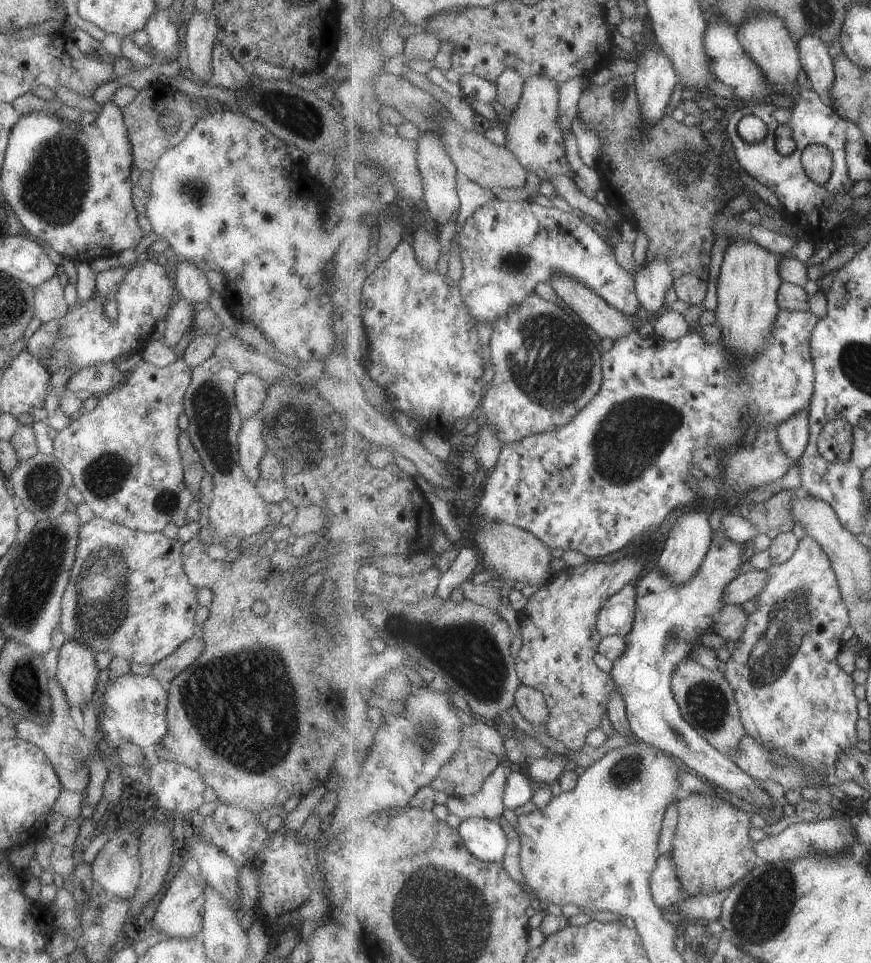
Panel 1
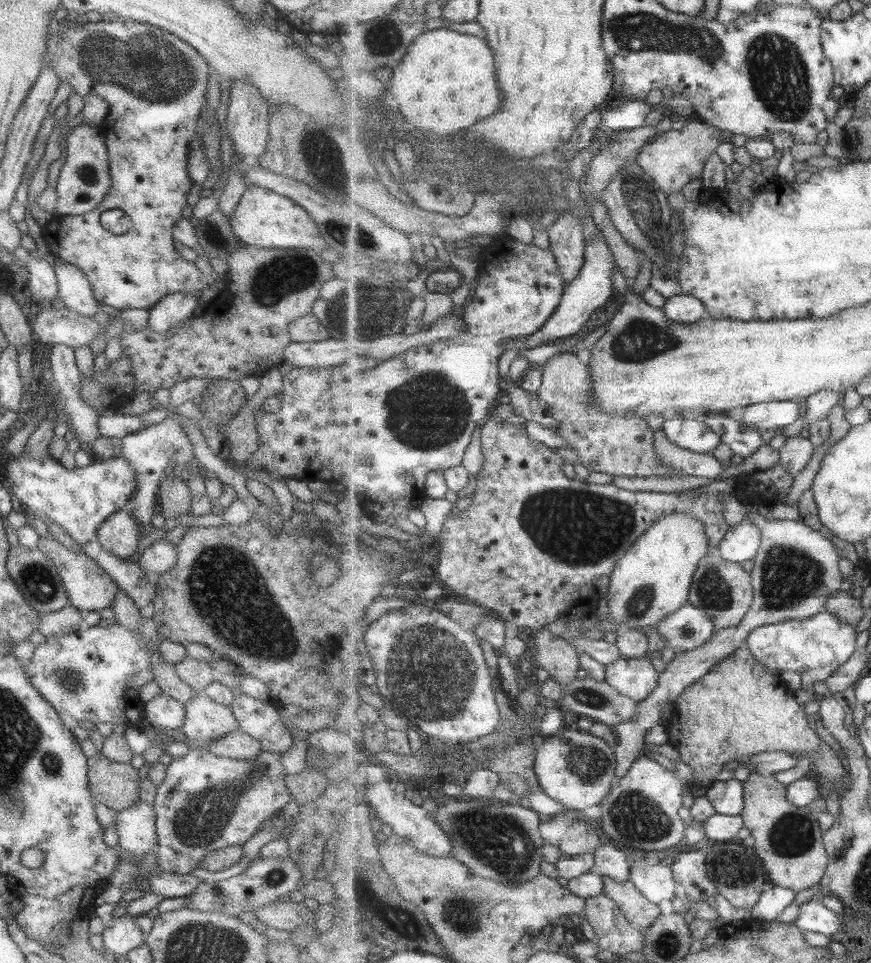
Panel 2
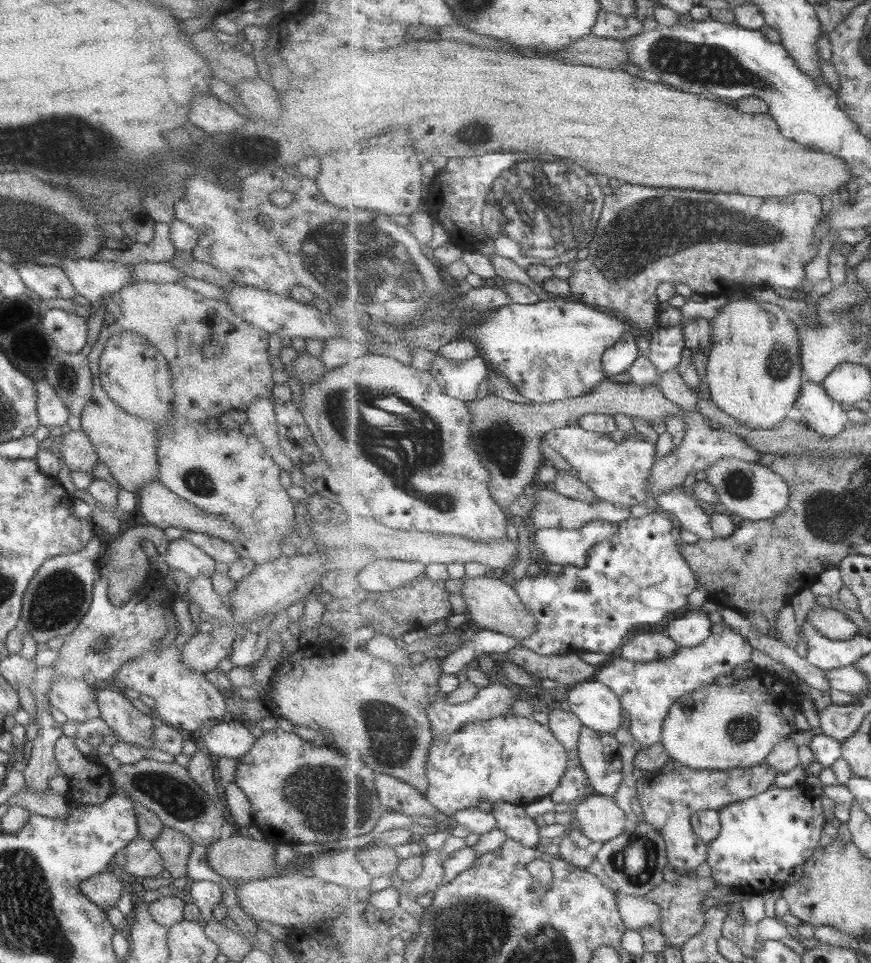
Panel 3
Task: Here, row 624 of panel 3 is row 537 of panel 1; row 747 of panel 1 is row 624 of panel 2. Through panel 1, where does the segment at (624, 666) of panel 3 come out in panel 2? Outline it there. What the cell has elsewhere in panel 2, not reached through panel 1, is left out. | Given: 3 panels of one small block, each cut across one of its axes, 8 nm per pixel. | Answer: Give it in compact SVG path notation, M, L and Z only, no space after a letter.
M688 602L682 609L663 617L658 625L647 629L647 632L658 632L669 648L674 648L677 654L704 645L716 630L706 610L695 608Z

